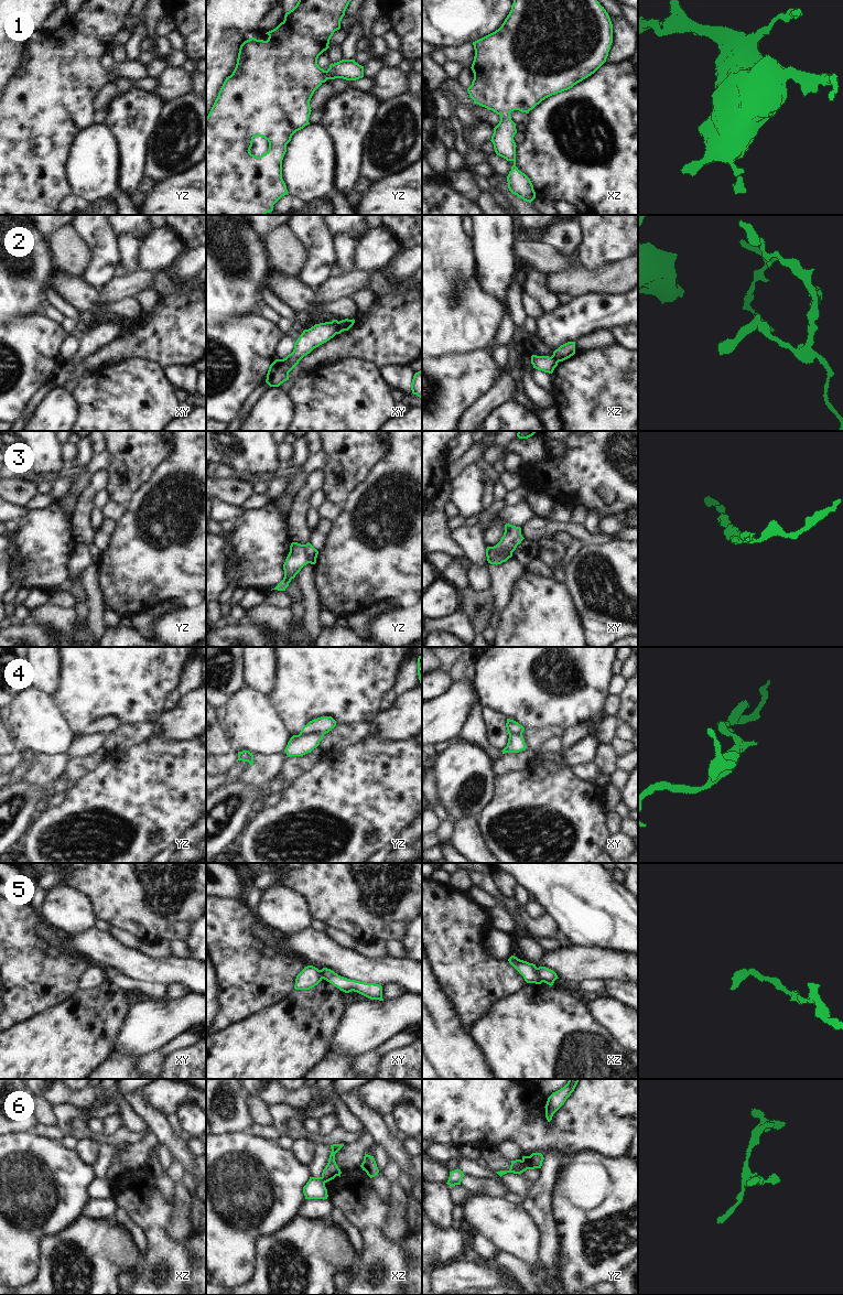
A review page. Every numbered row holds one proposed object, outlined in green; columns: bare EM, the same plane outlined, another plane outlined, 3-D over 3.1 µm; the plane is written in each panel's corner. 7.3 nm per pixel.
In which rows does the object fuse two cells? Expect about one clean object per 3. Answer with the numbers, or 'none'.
2, 3, 4, 5, 6

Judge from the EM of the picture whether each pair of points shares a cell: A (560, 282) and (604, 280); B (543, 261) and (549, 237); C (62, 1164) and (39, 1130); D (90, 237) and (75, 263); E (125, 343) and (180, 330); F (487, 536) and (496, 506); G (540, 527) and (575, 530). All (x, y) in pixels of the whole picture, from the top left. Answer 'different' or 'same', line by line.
A: same
B: different
C: different
D: different
E: same
F: same
G: same

